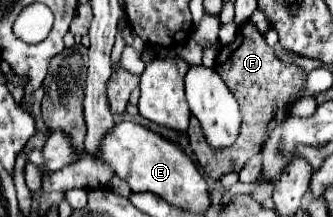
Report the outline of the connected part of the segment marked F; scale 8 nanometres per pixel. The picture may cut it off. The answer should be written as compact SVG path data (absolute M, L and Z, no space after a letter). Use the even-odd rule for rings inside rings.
M245 21L239 27L239 35L243 37L241 45L229 55L229 65L221 65L217 63L217 67L223 67L223 79L227 81L227 87L231 89L231 93L235 95L241 113L243 113L243 127L239 133L239 141L225 151L217 151L211 149L205 141L203 141L203 133L199 129L199 121L195 121L195 117L191 117L191 125L189 125L189 143L195 151L195 157L199 161L199 165L203 167L203 171L211 177L211 179L219 179L225 173L231 171L241 171L243 165L261 151L263 143L269 137L269 123L273 121L275 113L281 111L289 111L293 105L291 95L299 93L305 85L305 73L297 67L297 65L285 65L275 57L273 47L269 47L265 43L265 37L249 23Z

